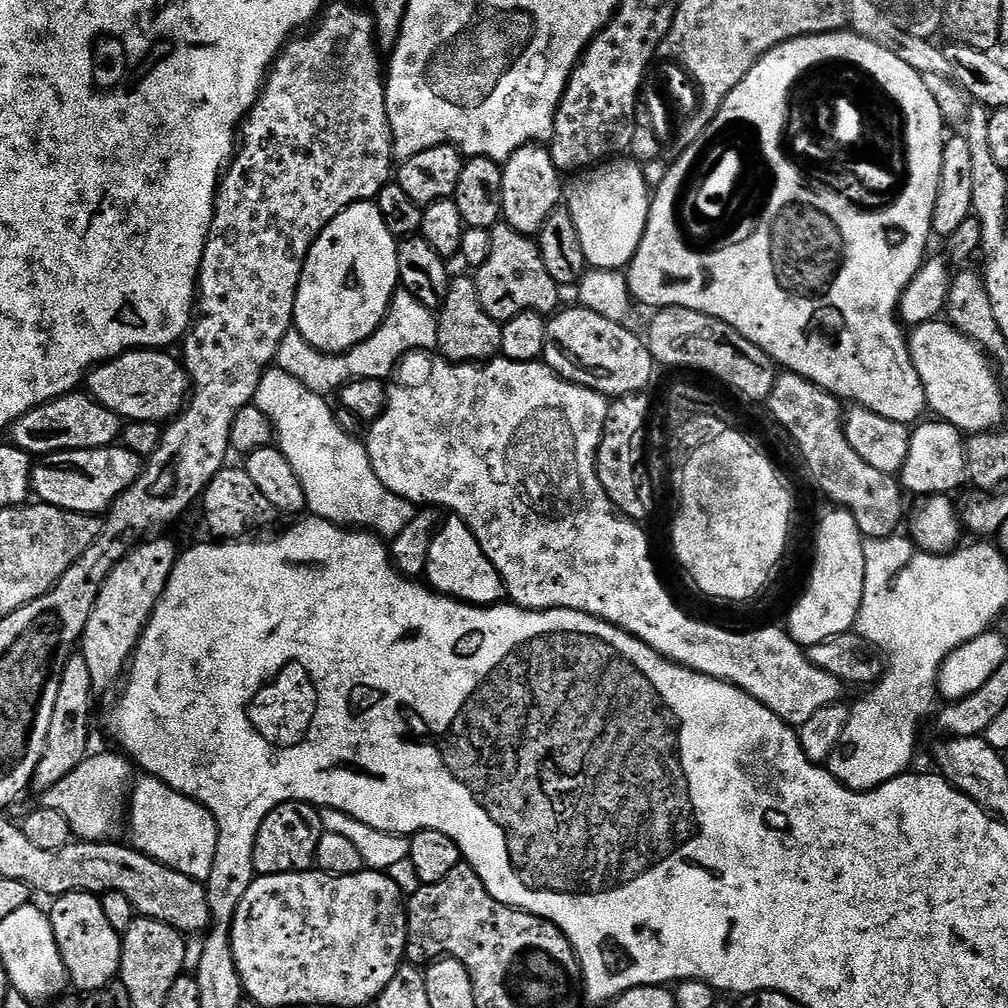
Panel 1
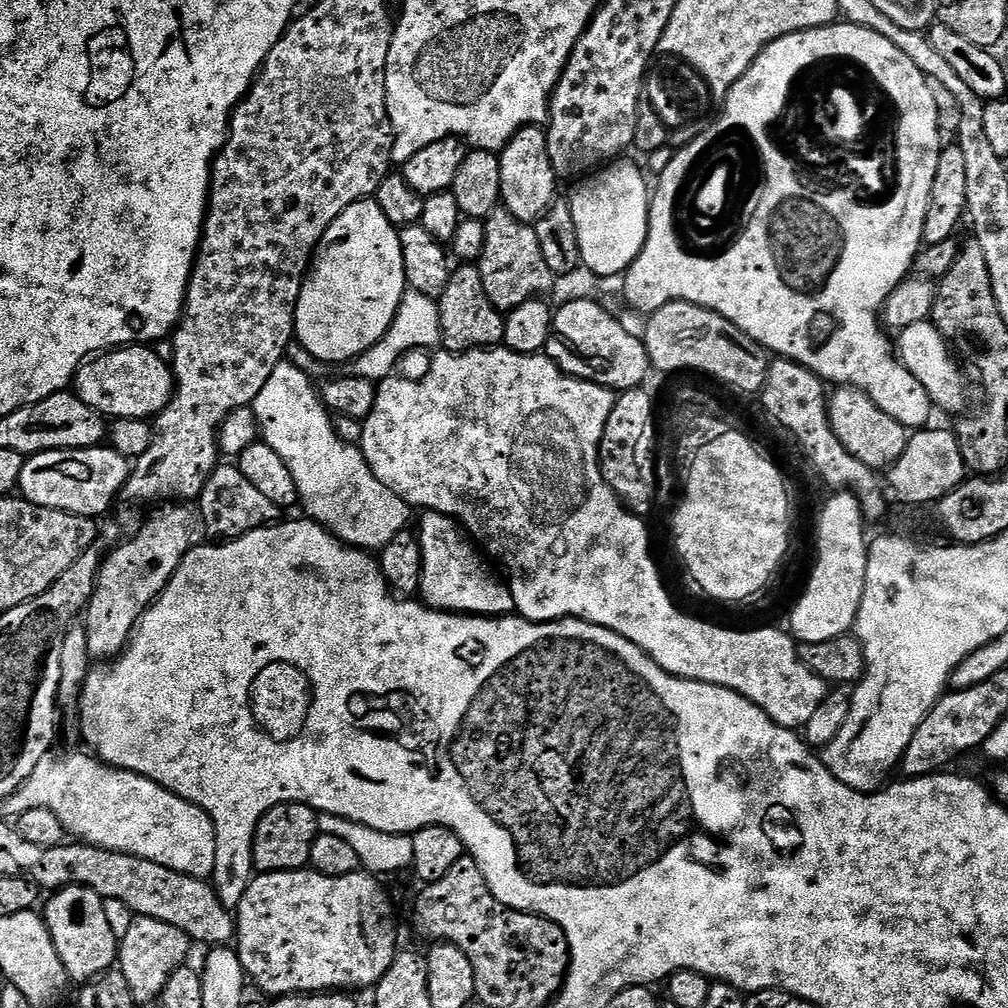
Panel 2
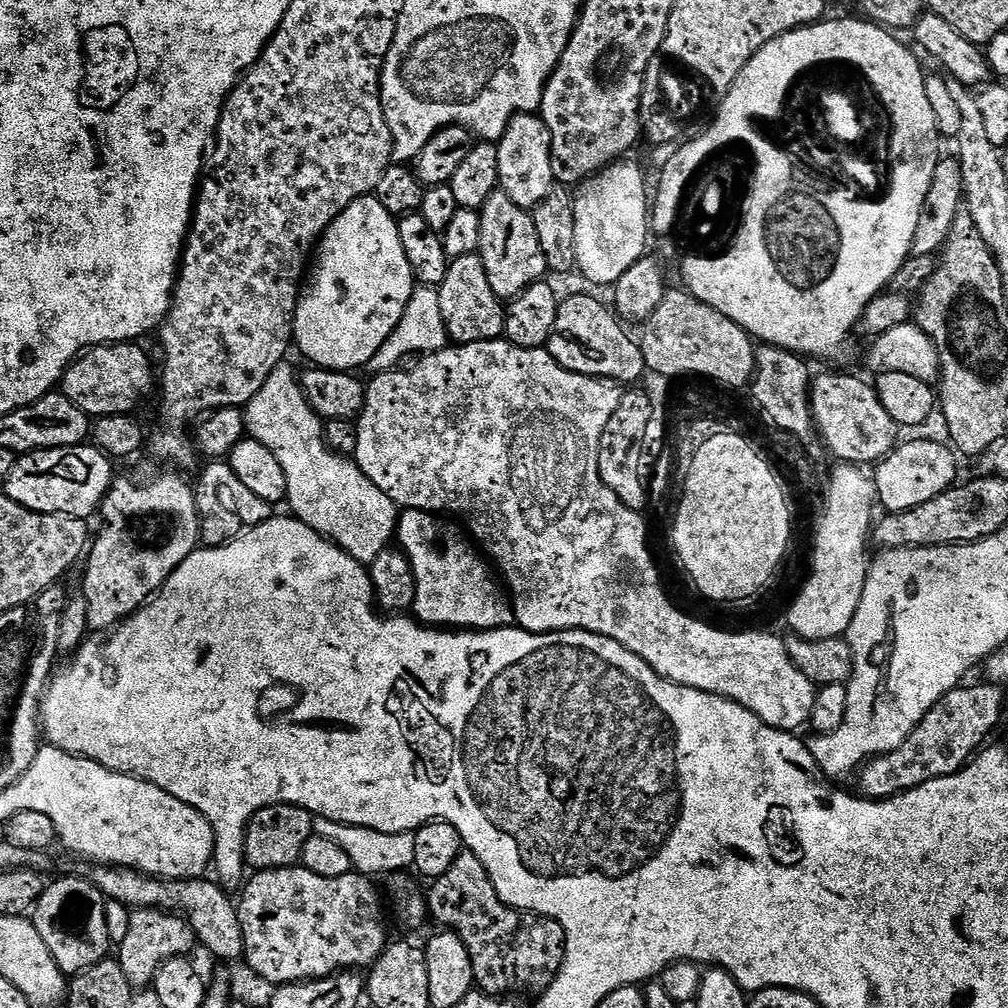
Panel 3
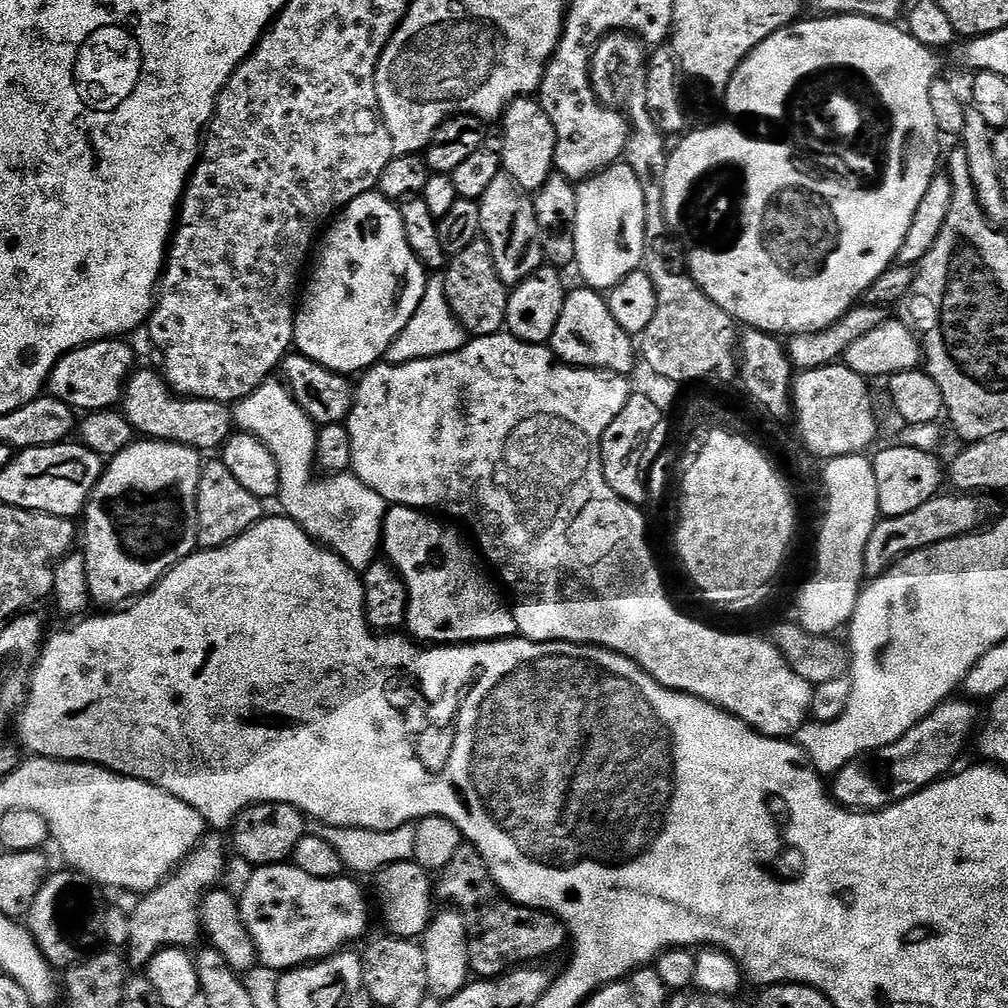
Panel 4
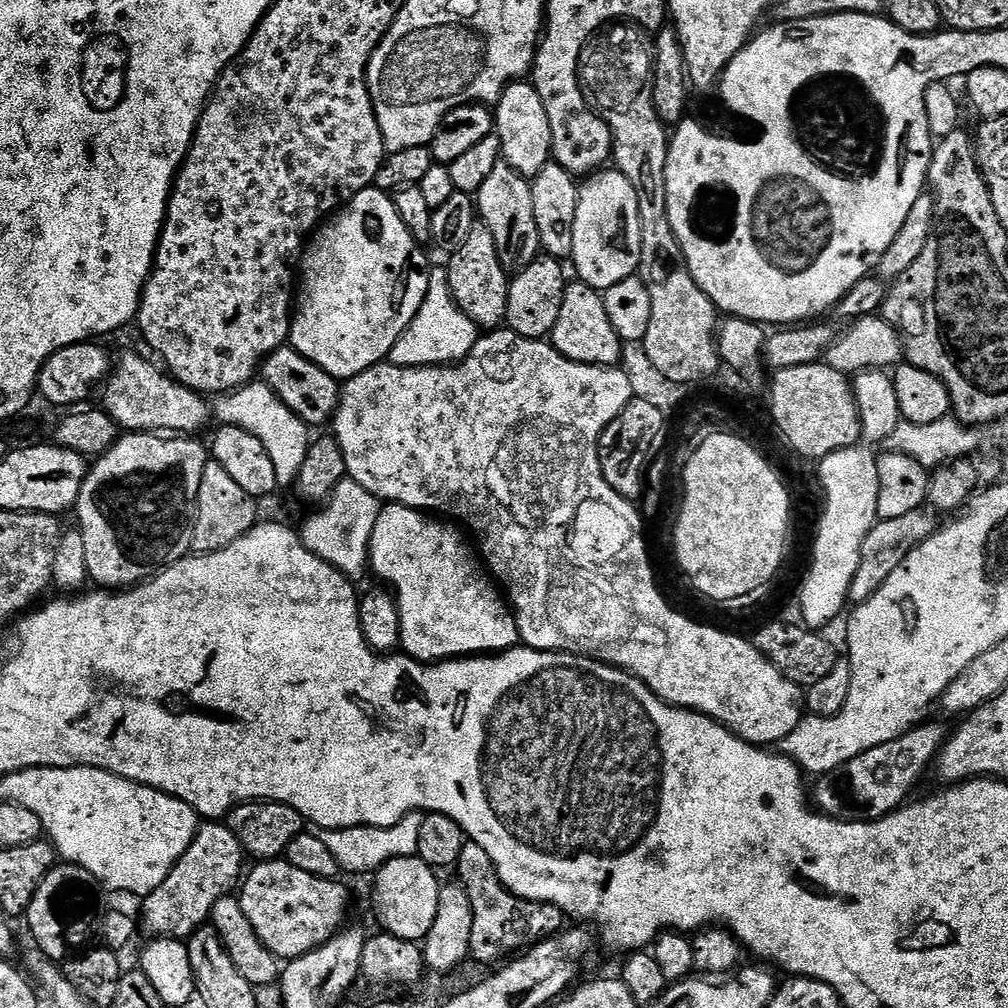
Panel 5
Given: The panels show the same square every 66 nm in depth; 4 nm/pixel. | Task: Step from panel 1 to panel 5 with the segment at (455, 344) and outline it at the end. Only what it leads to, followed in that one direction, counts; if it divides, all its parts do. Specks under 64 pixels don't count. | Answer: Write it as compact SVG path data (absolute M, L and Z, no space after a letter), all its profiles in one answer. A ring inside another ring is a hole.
M477 222L474 230L470 230L470 238L462 242L462 246L456 252L447 257L448 285L450 294L470 318L470 322L476 324L480 330L496 330L508 319L508 286L510 274L502 266L498 258L498 249L494 246L494 234L482 222Z

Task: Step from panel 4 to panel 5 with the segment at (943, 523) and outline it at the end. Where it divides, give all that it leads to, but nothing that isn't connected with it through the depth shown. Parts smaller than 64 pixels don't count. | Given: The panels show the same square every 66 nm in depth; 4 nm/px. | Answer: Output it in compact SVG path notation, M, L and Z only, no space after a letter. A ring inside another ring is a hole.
M924 508L902 514L899 518L877 521L871 531L863 540L862 550L859 554L858 570L855 571L853 582L851 582L851 594L849 599L855 604L864 604L903 562L910 550L918 547L926 538L938 530L936 524L937 515Z

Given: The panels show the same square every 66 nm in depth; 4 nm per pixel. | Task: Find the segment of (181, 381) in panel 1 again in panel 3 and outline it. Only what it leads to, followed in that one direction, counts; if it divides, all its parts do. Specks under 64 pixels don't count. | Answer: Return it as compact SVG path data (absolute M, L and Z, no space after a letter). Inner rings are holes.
M125 342L89 348L68 365L58 385L59 391L89 418L135 413L135 408L152 392L152 364L140 346L136 342Z

